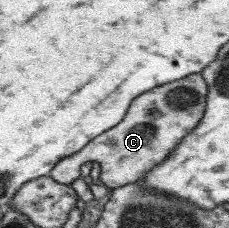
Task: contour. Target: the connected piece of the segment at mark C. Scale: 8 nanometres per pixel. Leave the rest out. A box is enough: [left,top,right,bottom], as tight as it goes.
[48,74,208,191]

